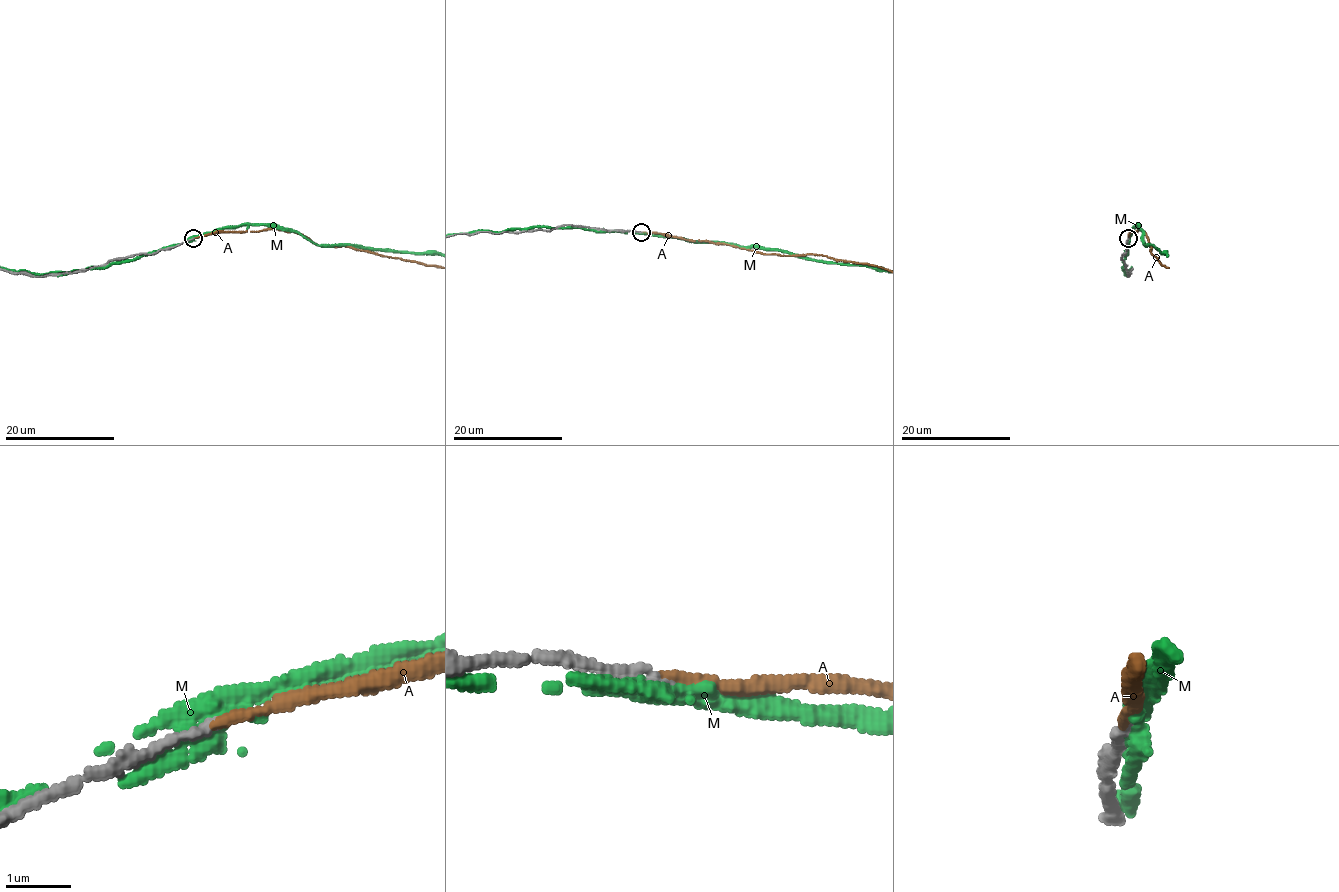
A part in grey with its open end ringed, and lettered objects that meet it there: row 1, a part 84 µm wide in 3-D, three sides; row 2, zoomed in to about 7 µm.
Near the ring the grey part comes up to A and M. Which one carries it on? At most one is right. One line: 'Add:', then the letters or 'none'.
Add: A

